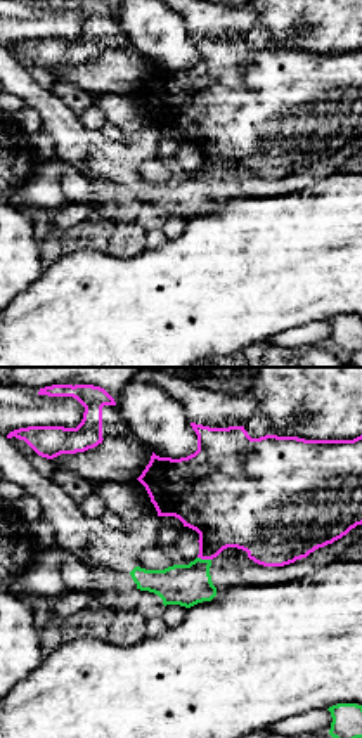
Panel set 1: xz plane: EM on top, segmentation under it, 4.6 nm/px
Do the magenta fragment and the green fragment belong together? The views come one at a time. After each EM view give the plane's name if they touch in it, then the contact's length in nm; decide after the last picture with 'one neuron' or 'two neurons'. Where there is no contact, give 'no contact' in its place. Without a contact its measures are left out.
xz | 70 nm

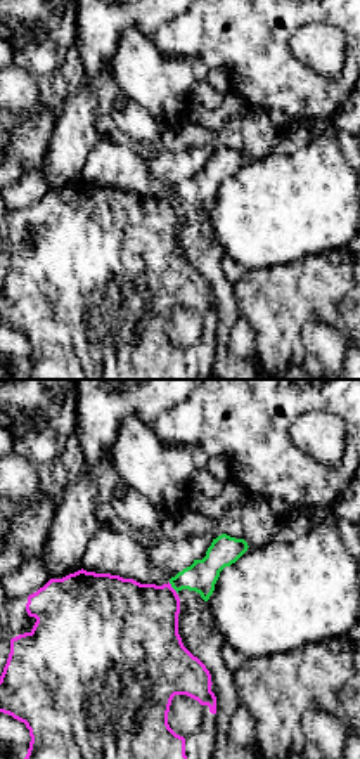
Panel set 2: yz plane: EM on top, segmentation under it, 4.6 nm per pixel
yz | 60 nm

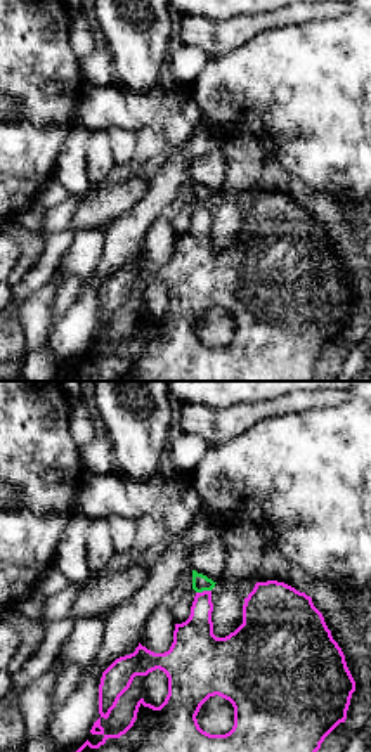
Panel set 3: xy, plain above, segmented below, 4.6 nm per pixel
xy | 70 nm

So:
two neurons

